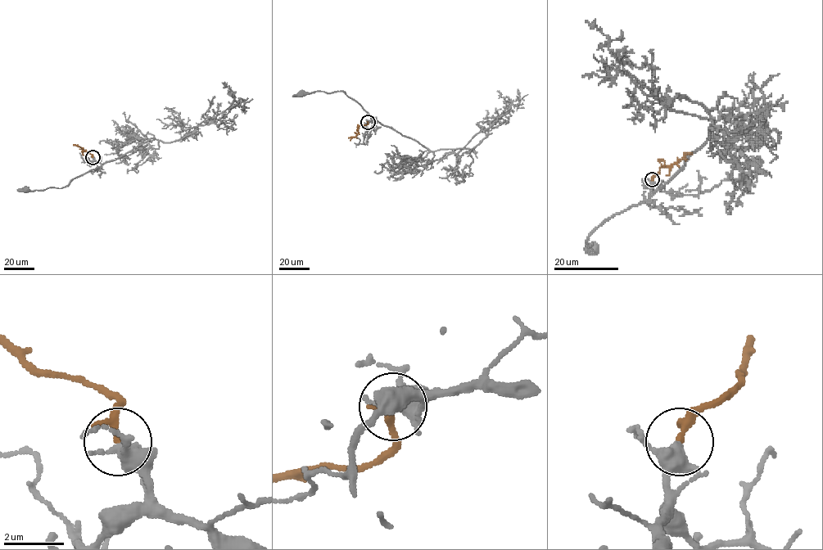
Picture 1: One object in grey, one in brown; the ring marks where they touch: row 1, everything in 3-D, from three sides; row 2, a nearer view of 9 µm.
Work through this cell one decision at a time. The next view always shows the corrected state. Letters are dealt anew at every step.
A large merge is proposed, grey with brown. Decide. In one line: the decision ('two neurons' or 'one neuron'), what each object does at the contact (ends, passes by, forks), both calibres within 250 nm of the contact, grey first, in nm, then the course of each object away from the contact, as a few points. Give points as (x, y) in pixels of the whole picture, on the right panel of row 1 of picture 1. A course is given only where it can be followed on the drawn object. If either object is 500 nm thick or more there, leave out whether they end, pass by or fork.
one neuron; grey forks; brown ends; calibres 340 and 280 nm; course grey (652, 180), (647, 200), (610, 218), (586, 240), (586, 244), (590, 244), (586, 250), (593, 249); course brown (652, 180), (661, 167), (676, 164), (687, 152)

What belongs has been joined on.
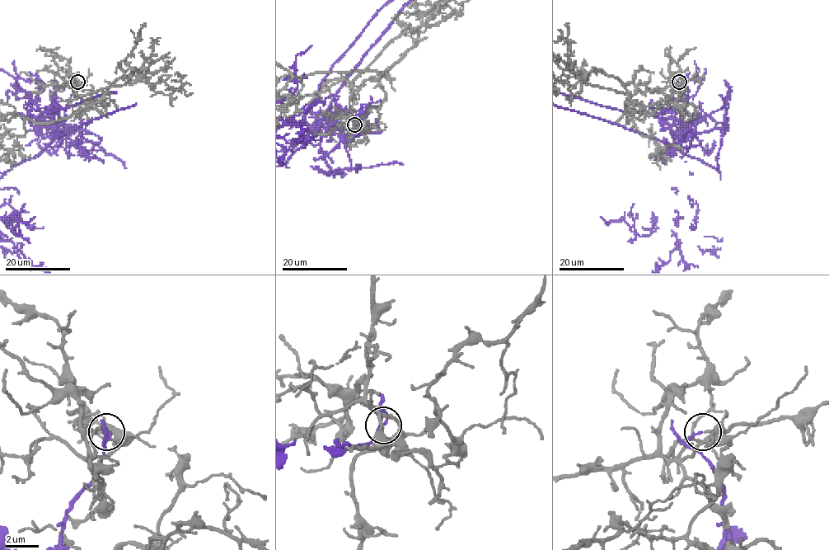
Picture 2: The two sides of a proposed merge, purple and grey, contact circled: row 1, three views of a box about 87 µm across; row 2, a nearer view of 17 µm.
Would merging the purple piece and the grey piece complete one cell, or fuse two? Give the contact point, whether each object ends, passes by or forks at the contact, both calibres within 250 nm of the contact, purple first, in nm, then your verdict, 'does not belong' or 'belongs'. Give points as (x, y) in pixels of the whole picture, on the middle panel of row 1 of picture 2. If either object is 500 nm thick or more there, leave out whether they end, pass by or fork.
place (354, 124); purple ends; grey passes by; calibres 120 and 200 nm; does not belong

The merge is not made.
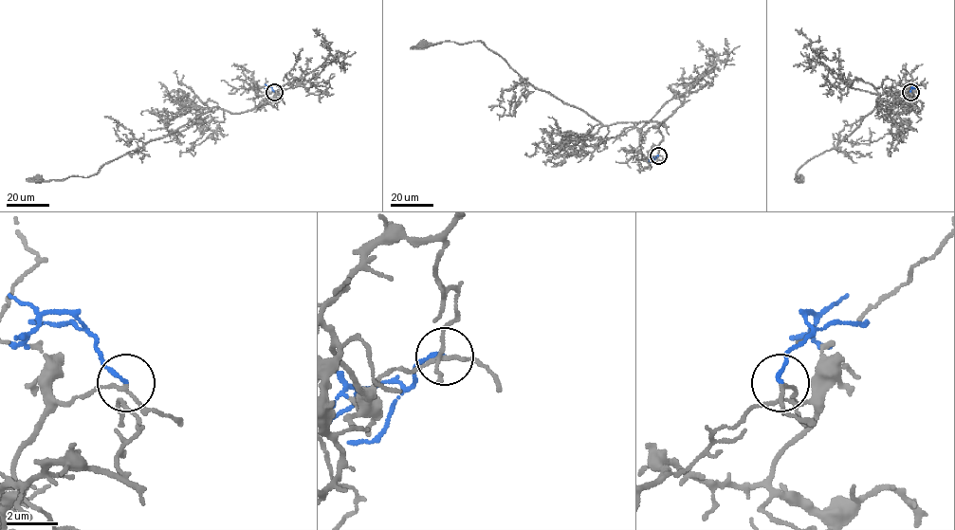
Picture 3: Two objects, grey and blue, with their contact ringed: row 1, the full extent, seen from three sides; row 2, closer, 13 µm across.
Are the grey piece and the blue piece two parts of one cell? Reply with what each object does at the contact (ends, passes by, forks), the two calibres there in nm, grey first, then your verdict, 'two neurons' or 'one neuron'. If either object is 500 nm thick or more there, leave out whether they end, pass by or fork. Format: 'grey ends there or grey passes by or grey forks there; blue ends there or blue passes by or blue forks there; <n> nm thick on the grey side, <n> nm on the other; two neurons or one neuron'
grey forks there; blue ends there; 110 nm thick on the grey side, 140 nm on the other; two neurons

